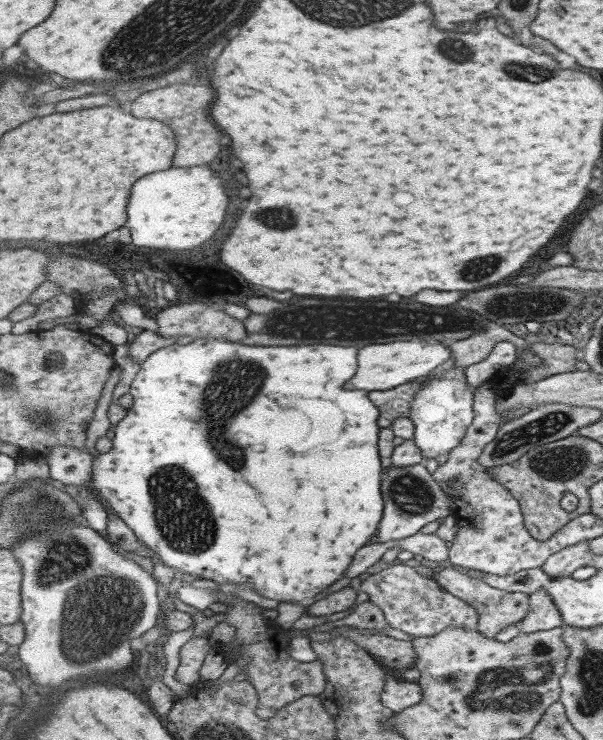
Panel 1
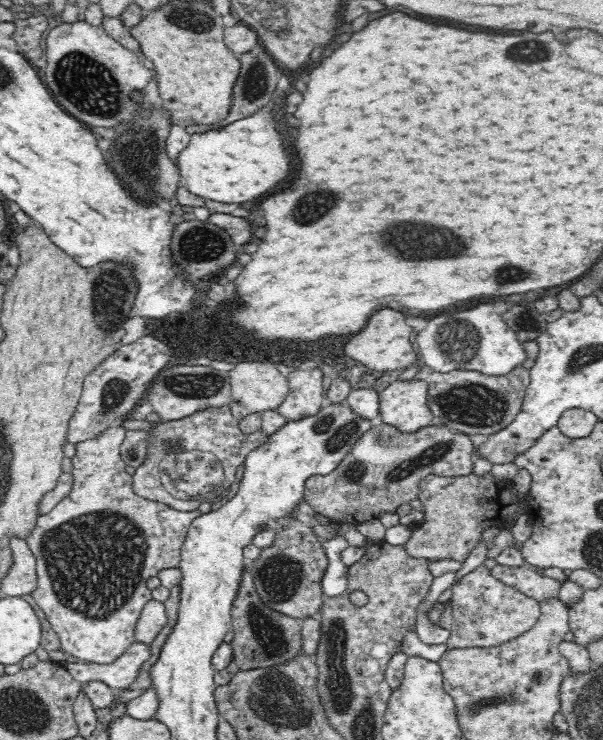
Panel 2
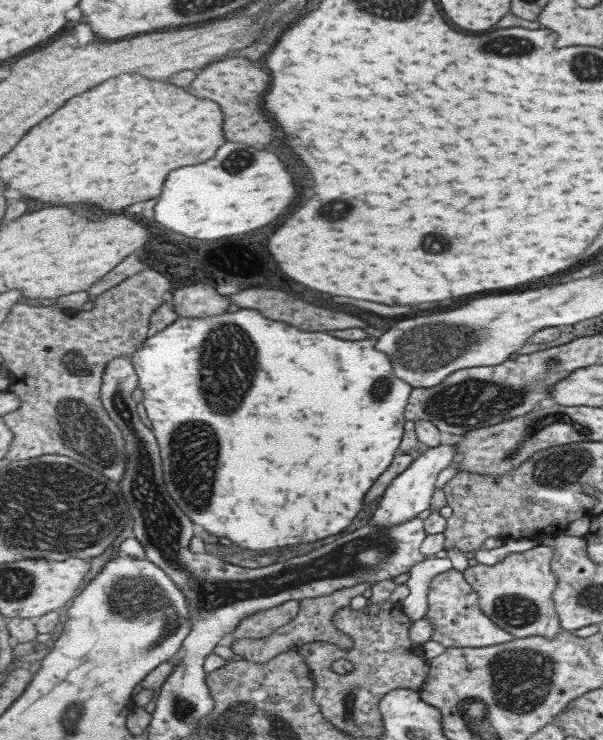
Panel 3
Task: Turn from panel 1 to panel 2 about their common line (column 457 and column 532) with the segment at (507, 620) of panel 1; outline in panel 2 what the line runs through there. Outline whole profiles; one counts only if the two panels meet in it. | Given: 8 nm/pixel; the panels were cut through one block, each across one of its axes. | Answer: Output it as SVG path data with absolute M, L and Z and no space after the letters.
M498 563L490 569L491 573L504 584L517 588L520 592L535 598L549 598L550 595L558 595L562 583L549 576L540 576L538 572L526 568L526 566L506 566Z

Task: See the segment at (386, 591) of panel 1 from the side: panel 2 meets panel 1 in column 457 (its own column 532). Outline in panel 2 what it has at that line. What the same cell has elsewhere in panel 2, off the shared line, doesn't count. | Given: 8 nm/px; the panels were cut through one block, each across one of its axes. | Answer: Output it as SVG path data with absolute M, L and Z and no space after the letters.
M482 564L456 580L450 589L453 624L446 642L450 649L488 648L508 642L528 632L541 616L541 607L535 598L504 584Z

